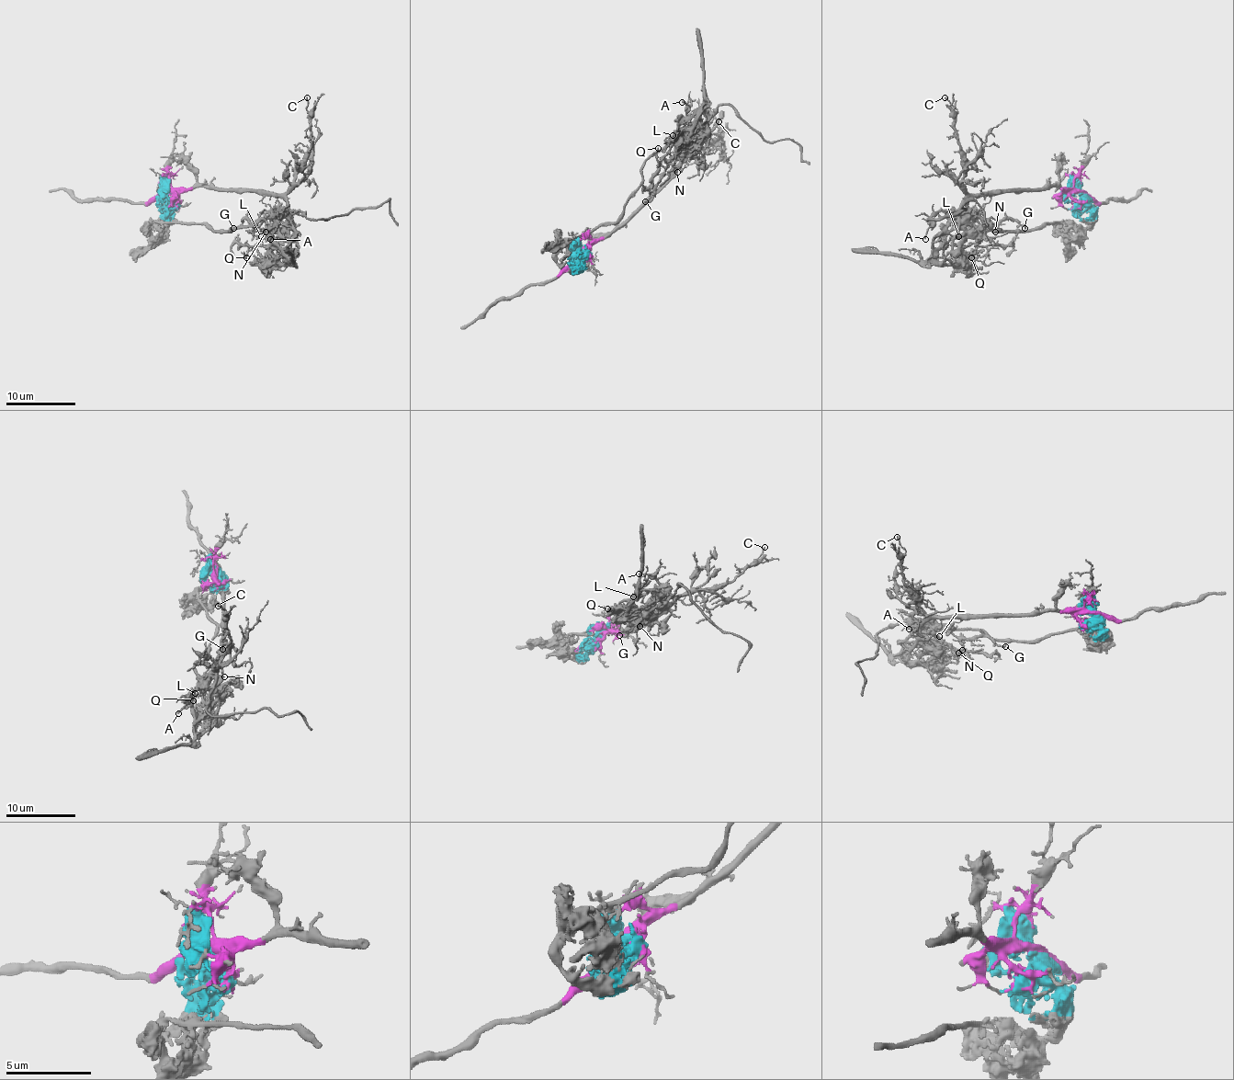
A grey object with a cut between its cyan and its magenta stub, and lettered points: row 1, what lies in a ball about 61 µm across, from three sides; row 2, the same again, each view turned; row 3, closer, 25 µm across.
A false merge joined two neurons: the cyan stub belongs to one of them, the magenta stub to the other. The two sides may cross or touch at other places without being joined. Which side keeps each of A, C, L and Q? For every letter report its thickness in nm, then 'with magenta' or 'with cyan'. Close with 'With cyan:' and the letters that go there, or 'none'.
A: calibre 150 nm; with magenta
C: calibre 150 nm; with magenta
L: calibre 120 nm; with cyan
Q: calibre 80 nm; with cyan
With cyan: L, Q

